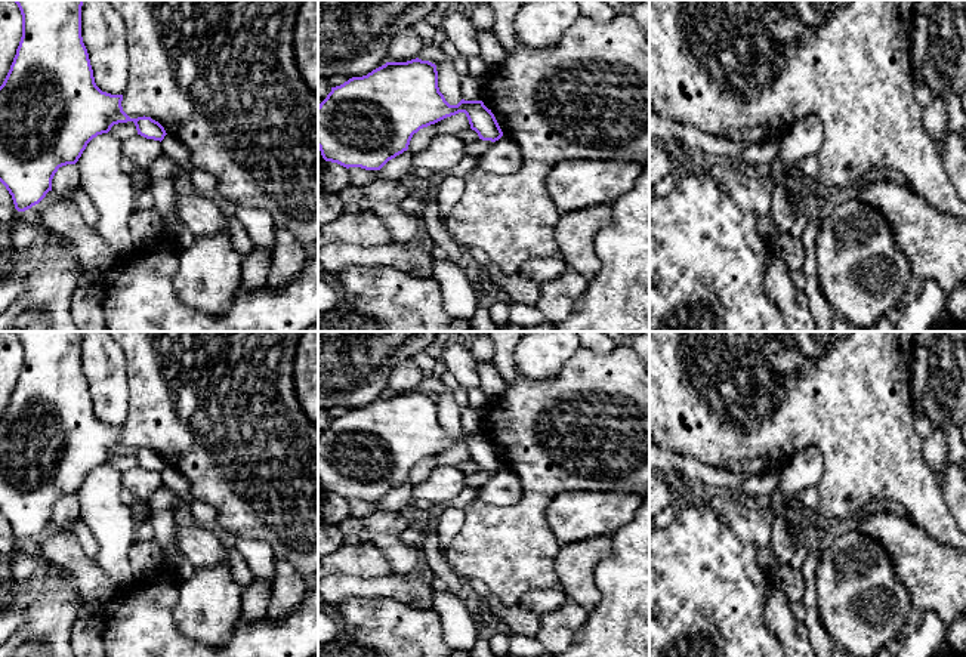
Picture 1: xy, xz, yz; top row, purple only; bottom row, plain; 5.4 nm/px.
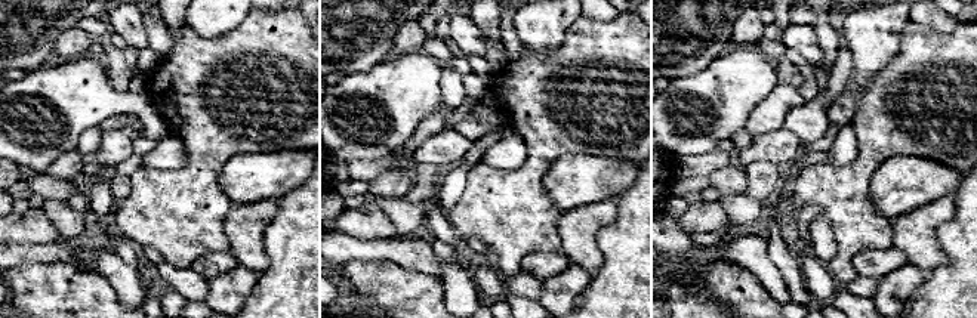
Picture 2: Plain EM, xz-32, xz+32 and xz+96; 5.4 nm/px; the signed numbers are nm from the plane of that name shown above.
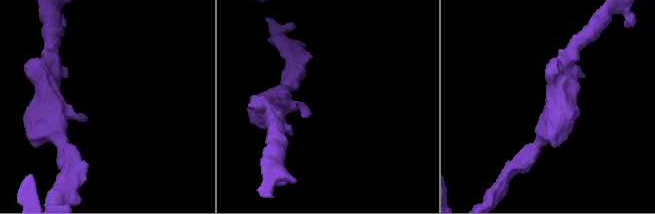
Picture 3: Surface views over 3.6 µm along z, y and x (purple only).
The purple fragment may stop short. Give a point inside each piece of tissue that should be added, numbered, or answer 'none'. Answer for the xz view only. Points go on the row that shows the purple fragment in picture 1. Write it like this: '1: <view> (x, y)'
none

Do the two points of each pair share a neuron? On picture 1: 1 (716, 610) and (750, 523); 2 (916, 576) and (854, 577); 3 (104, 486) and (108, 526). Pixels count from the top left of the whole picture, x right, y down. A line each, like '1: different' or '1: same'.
1: different
2: different
3: same

